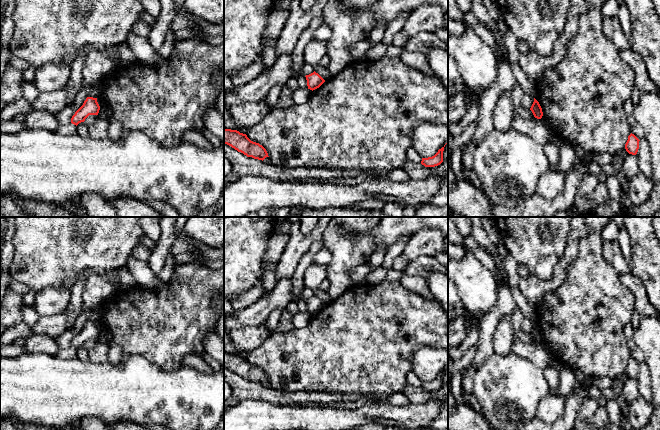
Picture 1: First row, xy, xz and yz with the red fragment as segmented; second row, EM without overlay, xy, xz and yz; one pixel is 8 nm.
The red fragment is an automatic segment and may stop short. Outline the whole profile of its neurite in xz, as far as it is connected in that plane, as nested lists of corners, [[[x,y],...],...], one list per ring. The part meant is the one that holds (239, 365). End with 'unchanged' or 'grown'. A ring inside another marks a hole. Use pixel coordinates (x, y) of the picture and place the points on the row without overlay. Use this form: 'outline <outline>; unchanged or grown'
outline [[[224,352],[224,368],[231,370],[247,381],[262,385],[266,381],[269,381],[266,373],[262,369],[251,365],[246,358],[240,357],[237,354]]]; unchanged

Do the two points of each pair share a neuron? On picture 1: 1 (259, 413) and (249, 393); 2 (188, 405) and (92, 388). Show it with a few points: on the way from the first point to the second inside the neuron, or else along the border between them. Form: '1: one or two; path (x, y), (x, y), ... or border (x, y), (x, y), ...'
1: two; border (238, 401), (253, 399), (268, 400), (275, 403)
2: one; path (164, 398), (146, 395), (141, 392), (116, 392)

